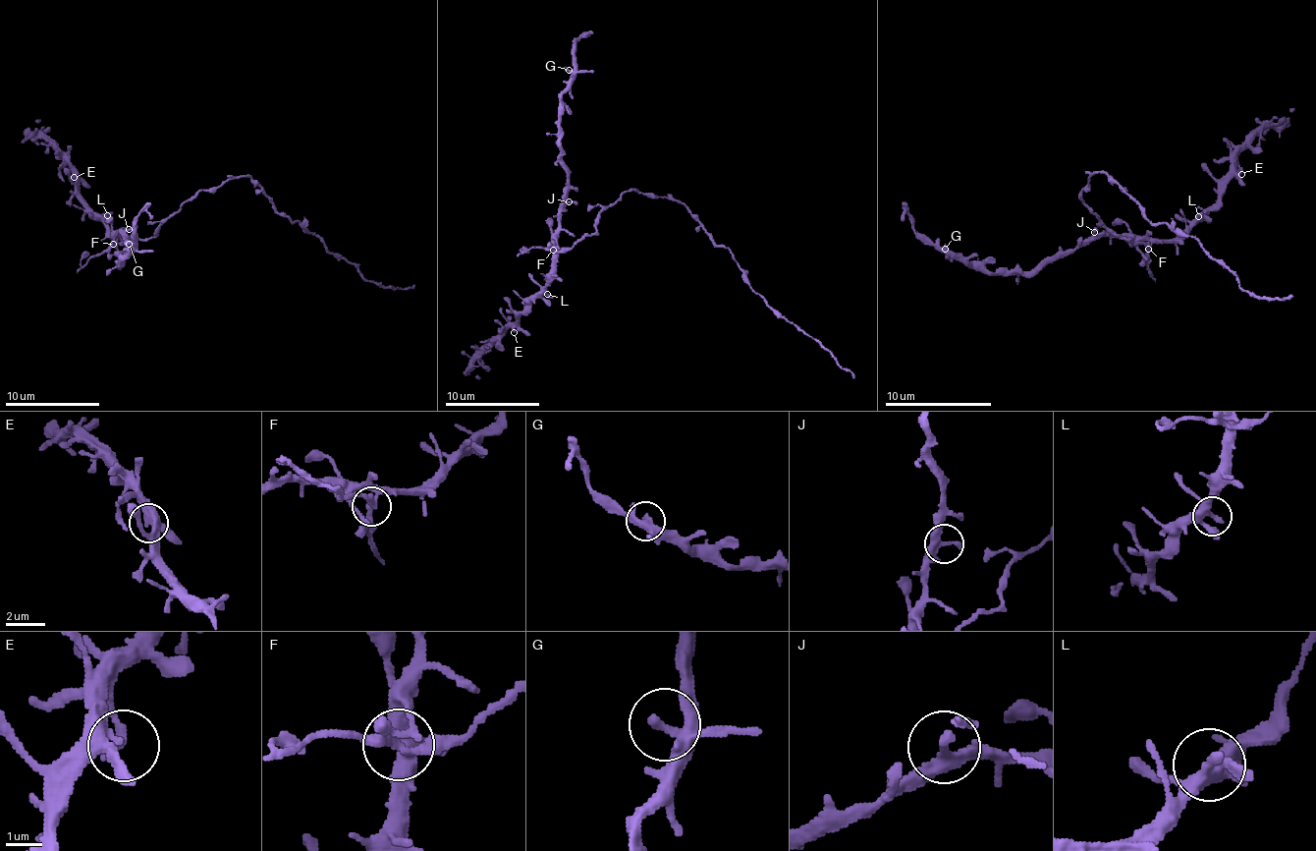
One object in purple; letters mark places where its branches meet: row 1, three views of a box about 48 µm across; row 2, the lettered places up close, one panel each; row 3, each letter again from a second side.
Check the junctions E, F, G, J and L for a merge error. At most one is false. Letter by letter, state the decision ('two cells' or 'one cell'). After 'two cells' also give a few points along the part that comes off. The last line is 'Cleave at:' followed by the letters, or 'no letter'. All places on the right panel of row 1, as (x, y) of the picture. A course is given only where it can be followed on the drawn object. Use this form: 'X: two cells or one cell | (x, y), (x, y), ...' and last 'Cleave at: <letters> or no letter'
E: one cell
F: two cells | (1148, 249), (1110, 232), (1080, 200), (1091, 174), (1110, 176), (1153, 224), (1190, 235), (1243, 291), (1291, 294)
G: one cell
J: one cell
L: one cell
Cleave at: F

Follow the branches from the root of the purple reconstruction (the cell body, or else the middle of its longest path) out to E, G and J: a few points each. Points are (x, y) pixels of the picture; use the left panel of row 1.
E: (176, 212), (159, 224), (154, 236), (119, 244), (81, 198), (79, 182), (74, 177)
G: (176, 212), (149, 239), (119, 244), (121, 232), (126, 248), (119, 264), (131, 253), (129, 244)
J: (176, 212), (159, 224), (154, 236), (119, 244), (116, 236), (129, 229)

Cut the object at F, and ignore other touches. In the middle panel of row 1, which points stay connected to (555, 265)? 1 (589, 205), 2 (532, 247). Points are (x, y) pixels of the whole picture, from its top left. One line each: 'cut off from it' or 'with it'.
1: cut off from it
2: cut off from it

